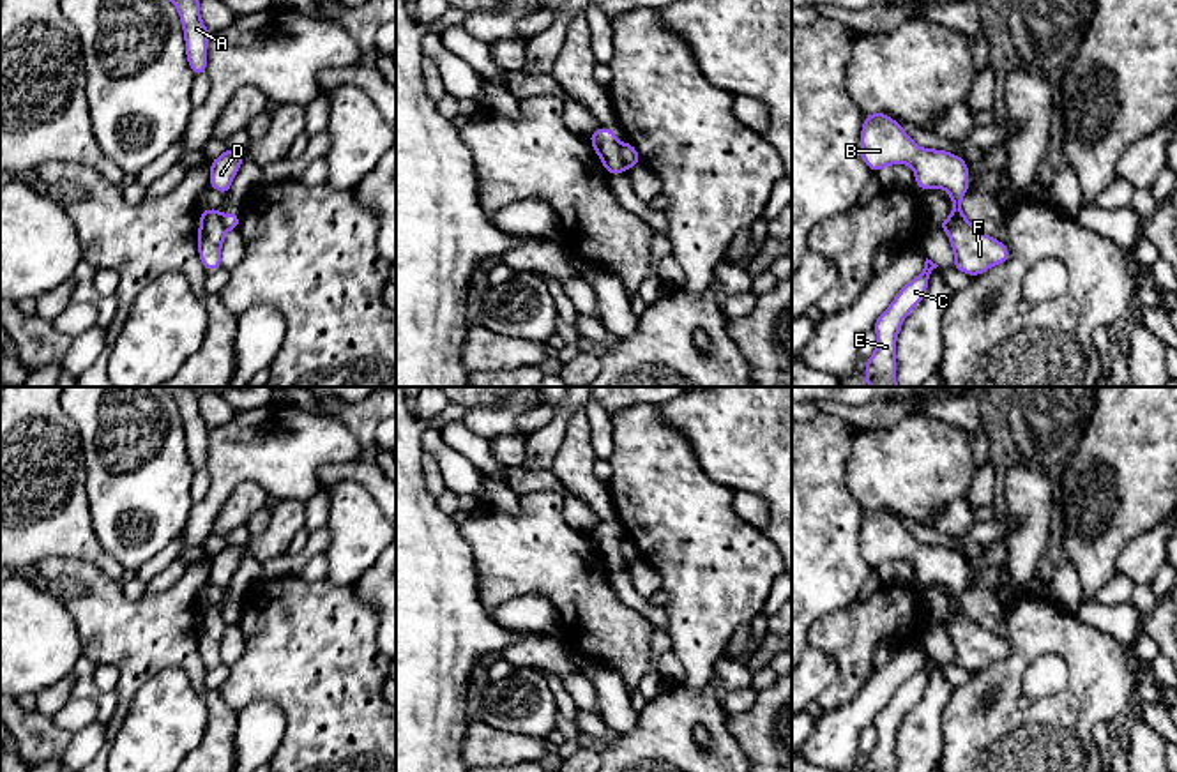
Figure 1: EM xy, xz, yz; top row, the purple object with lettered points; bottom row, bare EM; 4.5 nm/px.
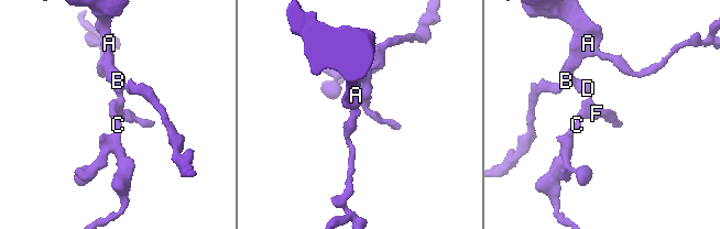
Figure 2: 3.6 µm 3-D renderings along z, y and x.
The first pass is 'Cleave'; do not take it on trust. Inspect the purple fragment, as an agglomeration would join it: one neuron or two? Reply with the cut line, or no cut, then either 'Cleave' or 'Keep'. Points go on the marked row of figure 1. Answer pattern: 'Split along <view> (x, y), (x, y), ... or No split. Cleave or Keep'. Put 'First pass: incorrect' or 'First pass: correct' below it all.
Split along xz (619, 147), (619, 154), (628, 168). Cleave
First pass: correct

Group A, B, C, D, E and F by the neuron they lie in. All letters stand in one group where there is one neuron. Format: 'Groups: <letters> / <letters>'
Groups: A B D / C E F

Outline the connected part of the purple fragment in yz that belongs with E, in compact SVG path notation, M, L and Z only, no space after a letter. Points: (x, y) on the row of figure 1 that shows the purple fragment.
M926 258L923 272L900 290L891 306L875 322L877 348L864 366L868 387L898 387L896 337L903 320L917 304L921 304L930 274L937 267L937 263Z

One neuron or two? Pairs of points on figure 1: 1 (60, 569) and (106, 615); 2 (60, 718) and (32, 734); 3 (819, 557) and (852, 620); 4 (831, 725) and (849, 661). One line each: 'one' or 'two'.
1: one
2: two
3: two
4: two

